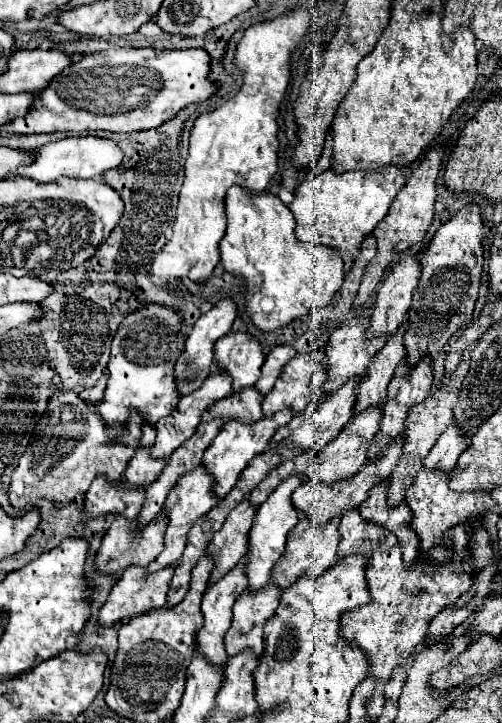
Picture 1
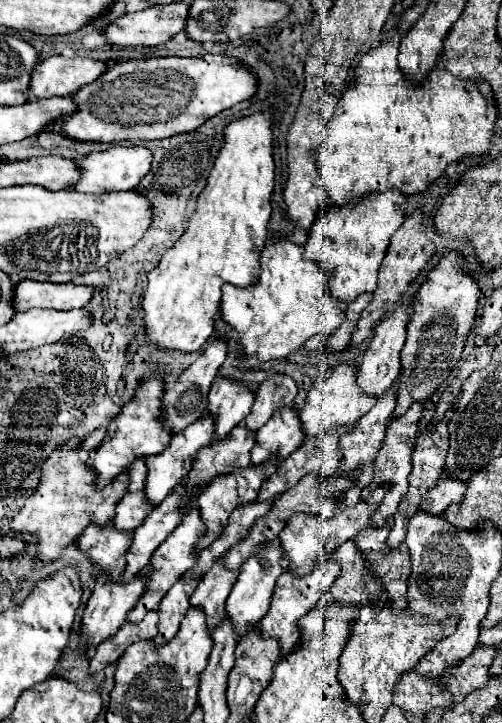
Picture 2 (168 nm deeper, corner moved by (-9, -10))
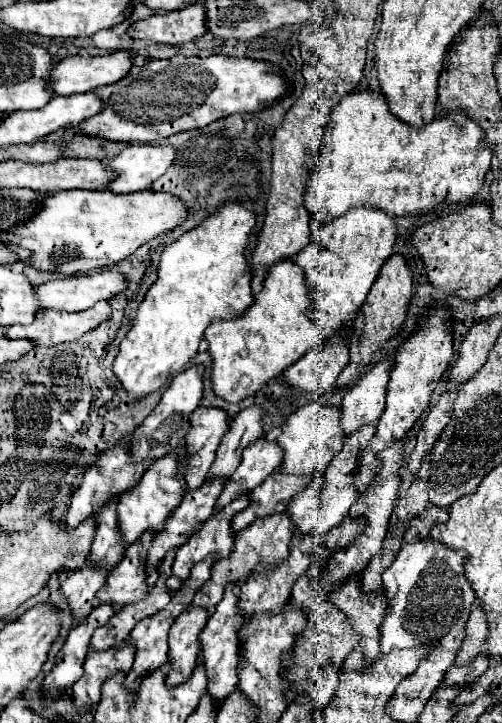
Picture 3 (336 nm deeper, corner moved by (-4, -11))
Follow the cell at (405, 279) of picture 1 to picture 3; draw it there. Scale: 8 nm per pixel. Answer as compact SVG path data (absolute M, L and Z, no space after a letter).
M377 363L367 369L359 381L345 393L341 403L341 429L345 437L363 425L377 425L385 411L385 391L389 383L389 365Z

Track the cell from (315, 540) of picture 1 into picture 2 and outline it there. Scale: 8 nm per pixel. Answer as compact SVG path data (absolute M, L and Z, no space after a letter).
M328 560L328 564L318 564L312 574L304 574L304 578L296 578L296 574L288 574L288 570L282 572L282 576L276 582L270 610L268 614L260 620L260 630L264 636L274 636L280 642L282 654L288 654L296 648L298 644L298 626L296 622L318 602L318 598L330 590L334 580L340 574L340 564L336 560Z

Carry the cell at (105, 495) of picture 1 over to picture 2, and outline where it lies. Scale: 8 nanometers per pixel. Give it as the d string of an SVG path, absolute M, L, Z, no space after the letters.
M112 524L88 526L78 538L78 546L100 566L100 572L110 572L114 578L120 578L124 572L124 554L132 546L132 534L120 534Z

